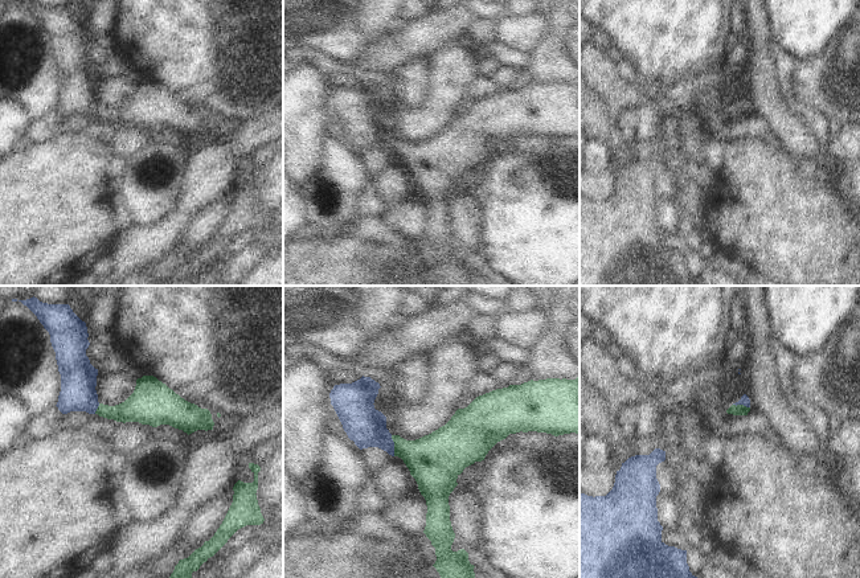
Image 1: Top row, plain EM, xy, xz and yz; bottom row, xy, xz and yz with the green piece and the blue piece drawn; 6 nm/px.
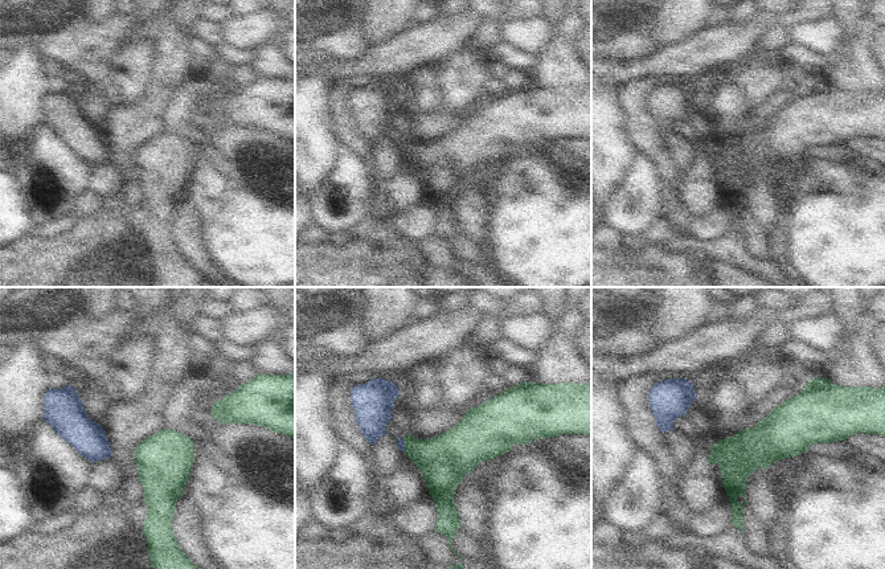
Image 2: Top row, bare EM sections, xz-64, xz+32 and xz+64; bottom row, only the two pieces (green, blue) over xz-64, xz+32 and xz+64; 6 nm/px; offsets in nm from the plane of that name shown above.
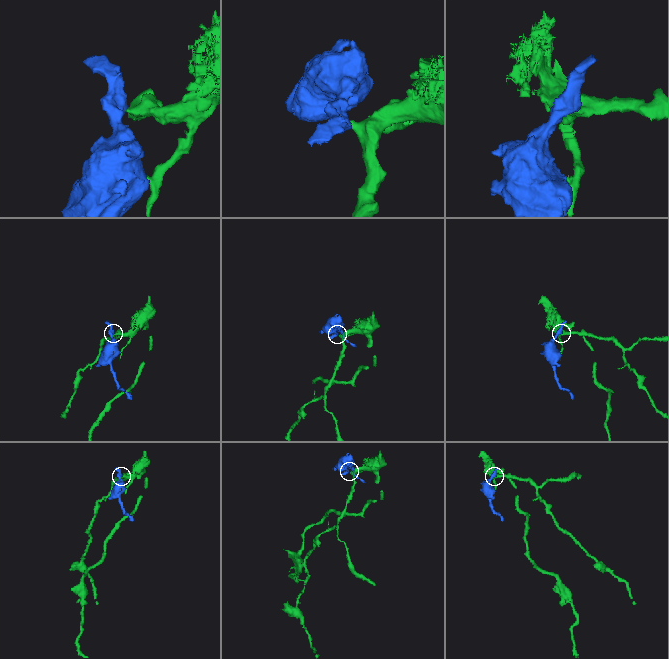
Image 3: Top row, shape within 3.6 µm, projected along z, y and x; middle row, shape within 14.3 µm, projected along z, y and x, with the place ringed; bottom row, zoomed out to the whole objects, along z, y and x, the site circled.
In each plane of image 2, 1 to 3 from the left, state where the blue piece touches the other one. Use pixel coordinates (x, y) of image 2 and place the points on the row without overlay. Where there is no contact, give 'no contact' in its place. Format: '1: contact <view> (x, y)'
1: no contact
2: contact xz+32 (404, 148)
3: no contact

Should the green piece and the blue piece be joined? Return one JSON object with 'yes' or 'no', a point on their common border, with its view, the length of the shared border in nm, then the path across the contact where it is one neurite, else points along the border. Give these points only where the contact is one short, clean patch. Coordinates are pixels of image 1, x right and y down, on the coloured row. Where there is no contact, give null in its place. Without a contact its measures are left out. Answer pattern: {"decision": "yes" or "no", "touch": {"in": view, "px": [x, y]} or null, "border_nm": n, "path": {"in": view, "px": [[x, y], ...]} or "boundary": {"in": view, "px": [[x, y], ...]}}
{"decision": "no", "touch": {"in": "xz", "px": [394, 446]}, "border_nm": 130, "boundary": {"in": "xz", "px": [[390, 435], [394, 455]]}}

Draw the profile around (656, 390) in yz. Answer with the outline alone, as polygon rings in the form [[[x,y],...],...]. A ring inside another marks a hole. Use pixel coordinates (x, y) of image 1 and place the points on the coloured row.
[[[639,376],[636,380],[648,393],[652,402],[656,402],[664,411],[669,411],[669,407],[664,402],[666,384],[655,382],[646,377]]]

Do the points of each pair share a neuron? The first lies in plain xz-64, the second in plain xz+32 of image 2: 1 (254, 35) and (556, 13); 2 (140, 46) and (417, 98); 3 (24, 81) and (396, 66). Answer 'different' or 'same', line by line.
1: different
2: same
3: different

